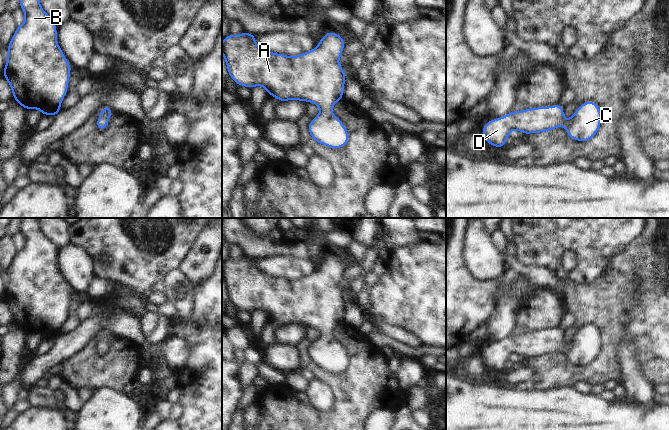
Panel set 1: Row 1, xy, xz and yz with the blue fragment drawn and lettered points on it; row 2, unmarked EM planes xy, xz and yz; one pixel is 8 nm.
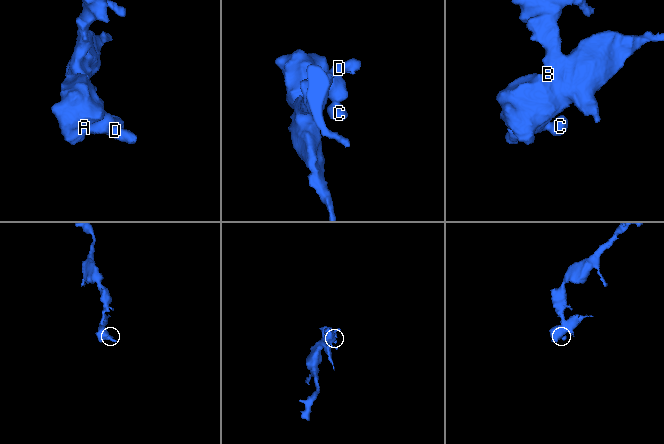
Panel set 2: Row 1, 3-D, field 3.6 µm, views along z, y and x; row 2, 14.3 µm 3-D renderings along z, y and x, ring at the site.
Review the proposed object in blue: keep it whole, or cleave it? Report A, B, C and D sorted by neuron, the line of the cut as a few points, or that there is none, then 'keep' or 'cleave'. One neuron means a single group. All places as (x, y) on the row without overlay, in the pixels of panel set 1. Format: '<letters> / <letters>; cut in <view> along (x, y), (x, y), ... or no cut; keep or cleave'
A B C D; no cut; keep

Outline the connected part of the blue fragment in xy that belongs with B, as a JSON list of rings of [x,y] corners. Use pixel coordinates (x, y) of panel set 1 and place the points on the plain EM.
[[[21,218],[20,232],[25,241],[7,271],[7,286],[3,300],[12,313],[13,324],[24,334],[38,333],[42,340],[56,340],[61,335],[61,327],[68,316],[71,290],[63,274],[56,266],[58,256],[56,246],[43,234],[39,218]]]

